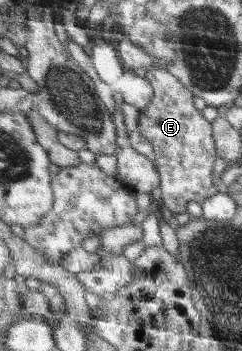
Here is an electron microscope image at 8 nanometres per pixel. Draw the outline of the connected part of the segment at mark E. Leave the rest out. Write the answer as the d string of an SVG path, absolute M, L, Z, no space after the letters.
M151 68L146 78L156 87L156 97L142 110L141 134L154 145L155 153L153 160L157 164L162 175L162 184L159 193L172 215L178 213L189 213L191 201L200 201L202 204L206 199L219 193L219 187L215 185L215 163L217 163L218 149L213 122L207 121L201 110L195 107L195 94L172 72L165 68Z

